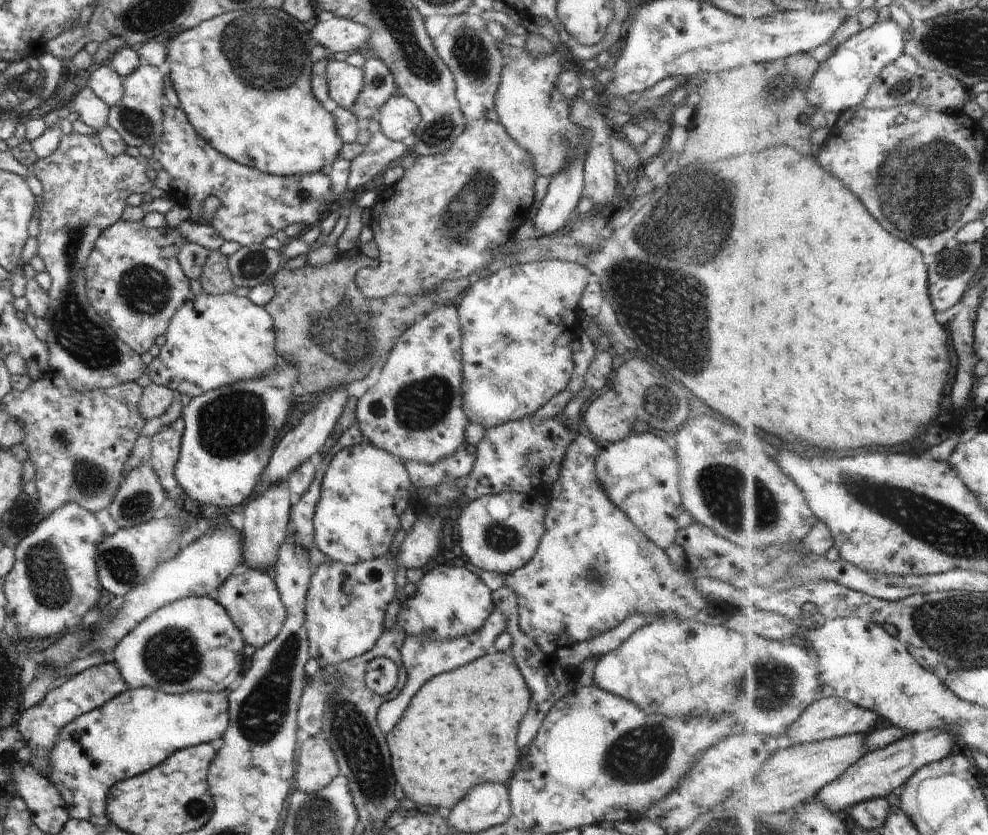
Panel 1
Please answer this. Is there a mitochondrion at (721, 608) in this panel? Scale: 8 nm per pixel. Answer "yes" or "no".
no

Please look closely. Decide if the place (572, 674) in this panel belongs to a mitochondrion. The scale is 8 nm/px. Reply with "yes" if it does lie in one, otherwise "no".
no

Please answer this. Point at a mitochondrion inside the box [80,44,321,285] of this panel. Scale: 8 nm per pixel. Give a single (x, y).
(136, 124)

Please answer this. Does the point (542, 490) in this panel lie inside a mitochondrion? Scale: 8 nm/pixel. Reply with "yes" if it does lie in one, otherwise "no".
no

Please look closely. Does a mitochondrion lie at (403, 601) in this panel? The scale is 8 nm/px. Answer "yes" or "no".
no

